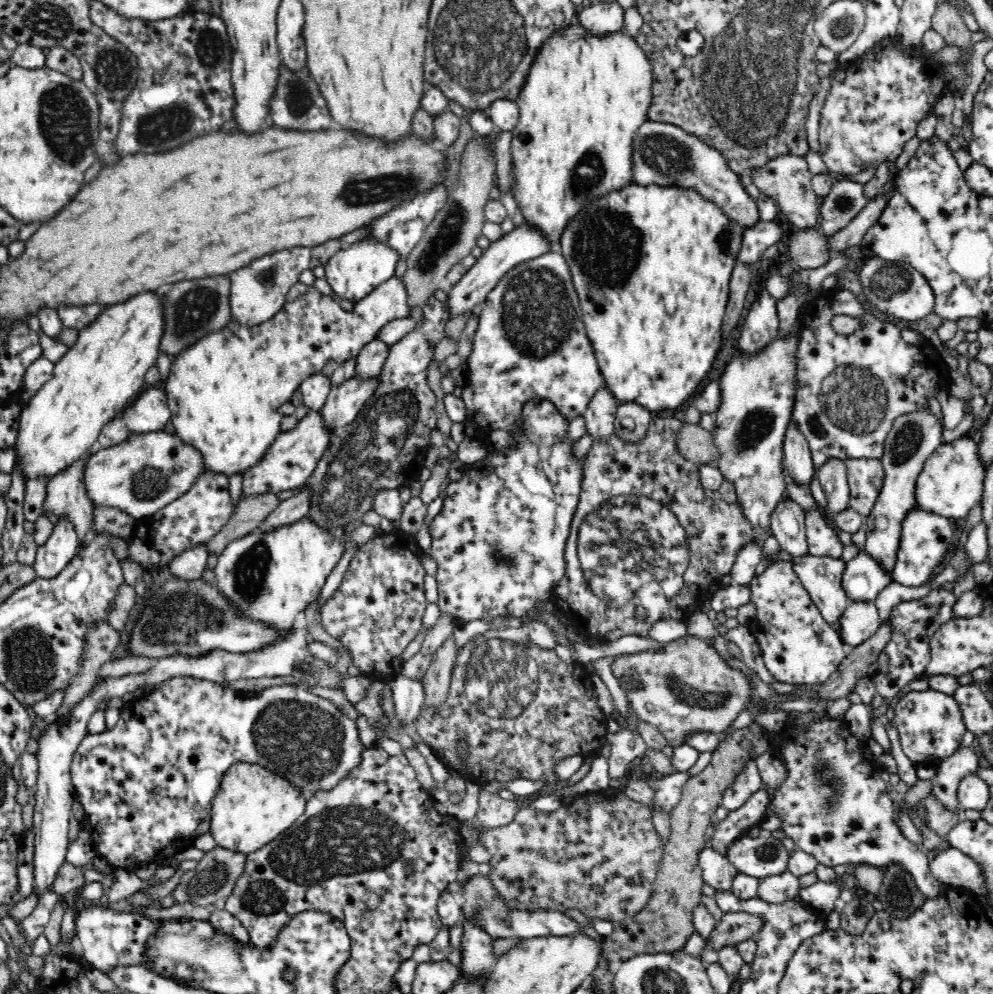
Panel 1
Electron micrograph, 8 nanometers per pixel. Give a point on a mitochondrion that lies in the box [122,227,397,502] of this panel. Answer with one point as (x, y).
(195, 310)

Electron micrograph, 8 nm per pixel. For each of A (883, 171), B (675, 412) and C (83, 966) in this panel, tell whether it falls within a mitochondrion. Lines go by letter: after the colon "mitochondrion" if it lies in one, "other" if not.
A: other
B: other
C: other

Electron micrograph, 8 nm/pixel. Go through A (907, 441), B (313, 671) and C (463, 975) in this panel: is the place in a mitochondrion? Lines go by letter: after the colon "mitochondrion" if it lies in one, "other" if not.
A: mitochondrion
B: mitochondrion
C: other

